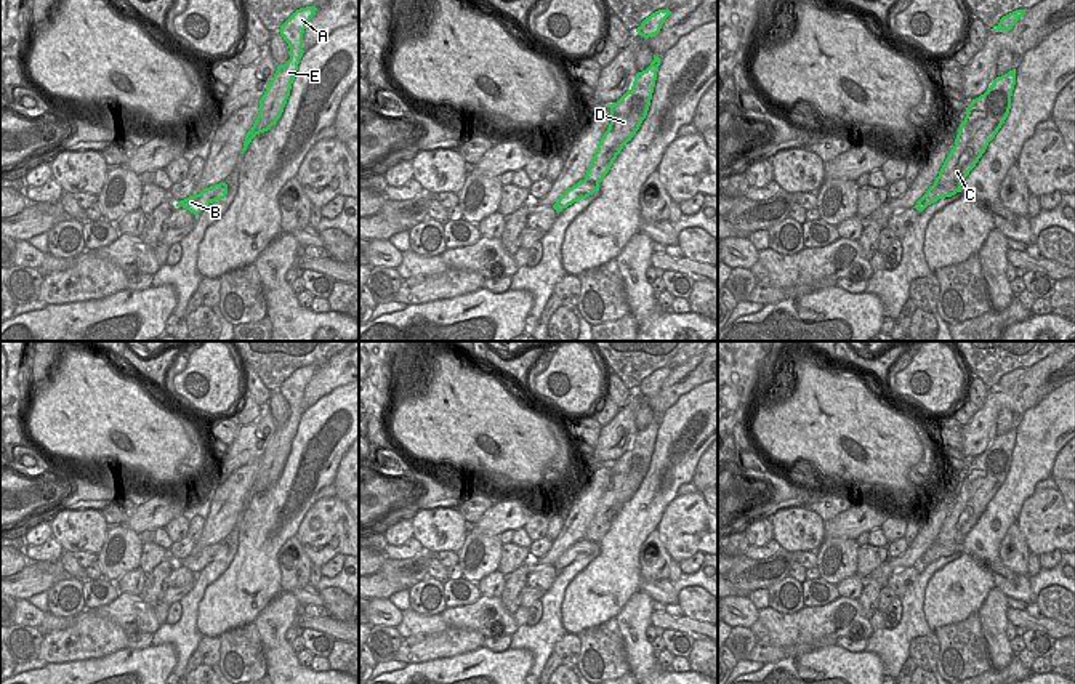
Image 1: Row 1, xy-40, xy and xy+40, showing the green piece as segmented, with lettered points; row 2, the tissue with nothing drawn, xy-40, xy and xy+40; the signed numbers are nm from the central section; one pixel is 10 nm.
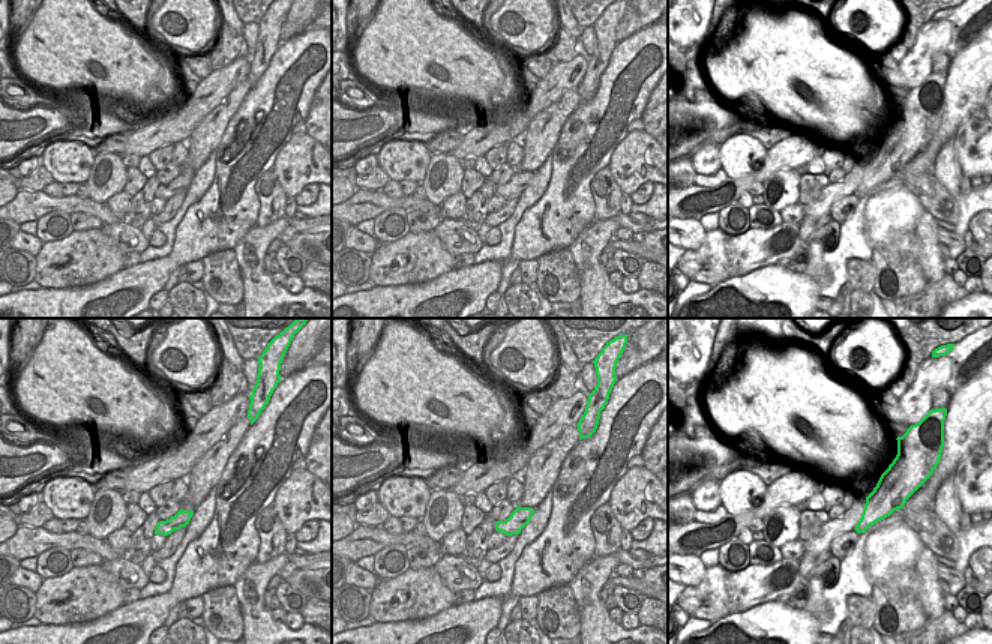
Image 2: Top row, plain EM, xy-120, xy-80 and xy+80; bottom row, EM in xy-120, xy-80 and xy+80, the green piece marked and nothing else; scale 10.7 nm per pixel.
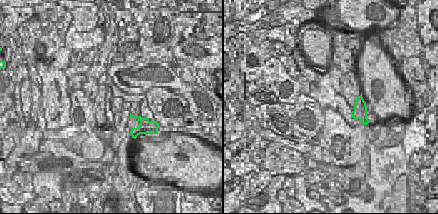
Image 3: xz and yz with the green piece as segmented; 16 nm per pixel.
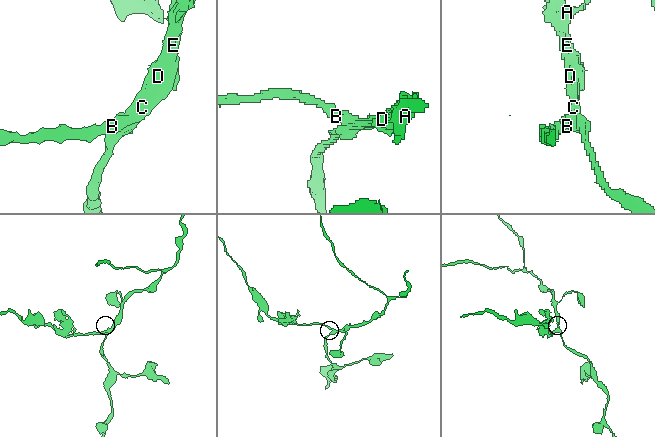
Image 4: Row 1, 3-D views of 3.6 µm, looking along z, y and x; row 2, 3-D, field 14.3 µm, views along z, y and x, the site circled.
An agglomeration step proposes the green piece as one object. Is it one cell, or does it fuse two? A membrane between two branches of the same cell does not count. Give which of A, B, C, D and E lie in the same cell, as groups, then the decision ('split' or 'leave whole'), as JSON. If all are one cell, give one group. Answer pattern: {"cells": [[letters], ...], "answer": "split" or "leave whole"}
{"cells": [["A", "C", "D", "E"], ["B"]], "answer": "split"}

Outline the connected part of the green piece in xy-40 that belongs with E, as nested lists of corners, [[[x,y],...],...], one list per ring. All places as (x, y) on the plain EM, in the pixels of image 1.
[[[316,365],[300,367],[280,384],[279,391],[288,402],[290,418],[284,424],[277,424],[272,439],[260,458],[258,476],[252,489],[245,493],[240,513],[247,509],[247,505],[256,493],[268,490],[280,477],[296,436],[300,418],[304,412],[303,392],[316,370]]]

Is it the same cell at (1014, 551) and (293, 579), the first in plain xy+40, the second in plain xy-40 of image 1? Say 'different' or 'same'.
same

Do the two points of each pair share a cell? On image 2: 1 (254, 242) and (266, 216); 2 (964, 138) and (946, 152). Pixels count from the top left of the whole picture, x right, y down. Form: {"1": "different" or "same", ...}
{"1": "different", "2": "different"}

